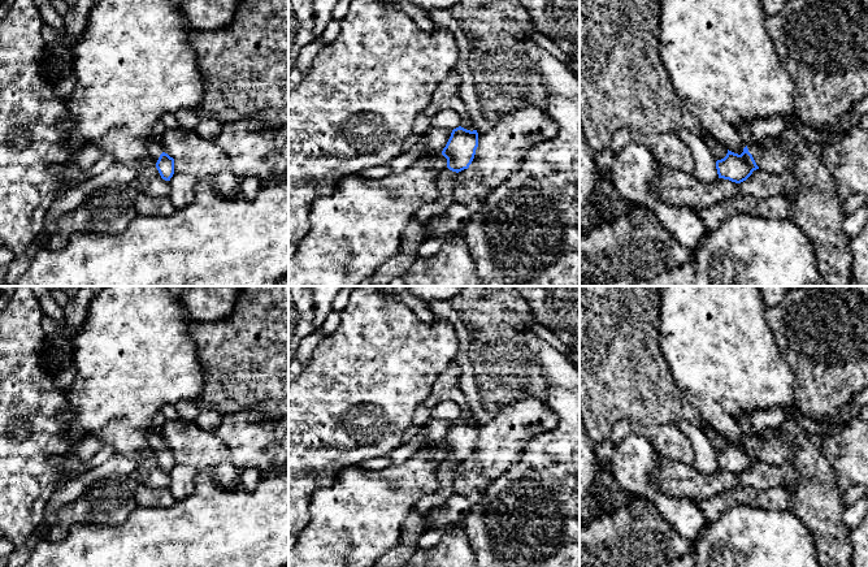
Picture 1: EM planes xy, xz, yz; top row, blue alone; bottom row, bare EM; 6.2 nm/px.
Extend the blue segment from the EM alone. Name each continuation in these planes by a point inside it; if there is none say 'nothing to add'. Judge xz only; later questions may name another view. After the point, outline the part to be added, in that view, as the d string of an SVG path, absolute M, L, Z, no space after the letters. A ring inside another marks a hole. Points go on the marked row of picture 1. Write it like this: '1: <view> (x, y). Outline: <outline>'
1: xz (446, 182). Outline: M447 166L440 169L440 176L437 181L438 196L429 203L425 203L415 213L413 220L421 226L425 233L429 228L430 221L434 217L444 215L453 199L455 179L457 173L450 170Z

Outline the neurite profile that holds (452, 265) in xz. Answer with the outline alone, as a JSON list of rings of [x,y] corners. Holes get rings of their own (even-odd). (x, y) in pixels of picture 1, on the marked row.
[[[455,233],[430,257],[418,257],[403,274],[407,286],[485,286],[464,234]]]

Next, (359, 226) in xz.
[[[440,152],[418,157],[402,173],[383,178],[342,178],[331,195],[311,207],[311,230],[288,257],[288,286],[357,286],[372,277],[399,251],[403,231],[420,207],[437,199],[437,181],[444,166],[447,159]]]

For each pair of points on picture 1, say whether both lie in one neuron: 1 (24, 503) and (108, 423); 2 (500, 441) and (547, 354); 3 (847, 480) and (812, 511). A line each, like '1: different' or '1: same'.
1: different
2: different
3: different

